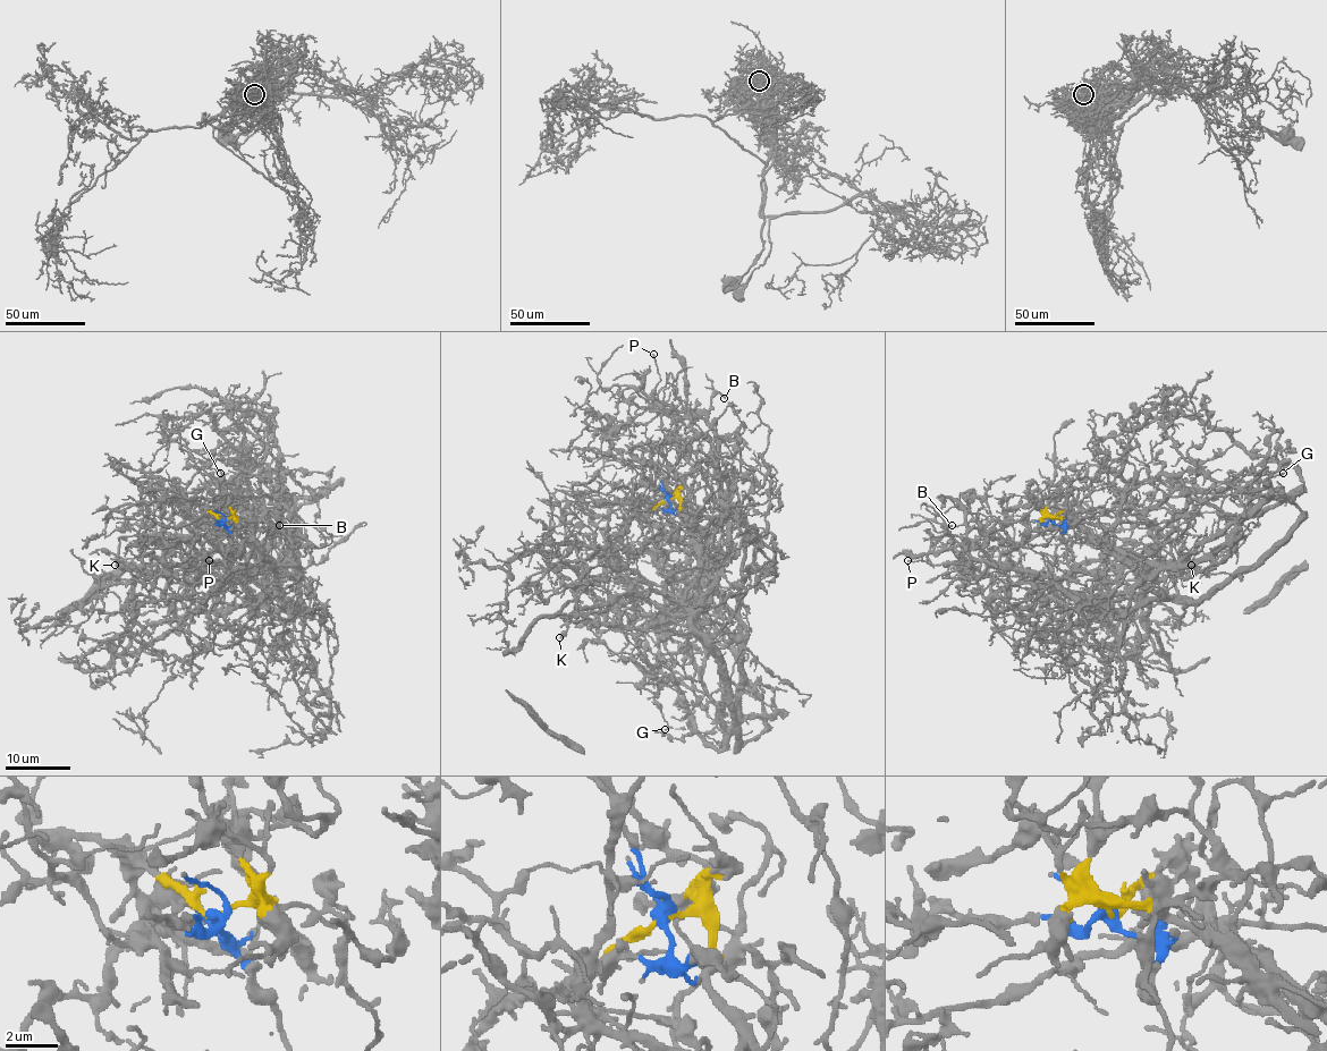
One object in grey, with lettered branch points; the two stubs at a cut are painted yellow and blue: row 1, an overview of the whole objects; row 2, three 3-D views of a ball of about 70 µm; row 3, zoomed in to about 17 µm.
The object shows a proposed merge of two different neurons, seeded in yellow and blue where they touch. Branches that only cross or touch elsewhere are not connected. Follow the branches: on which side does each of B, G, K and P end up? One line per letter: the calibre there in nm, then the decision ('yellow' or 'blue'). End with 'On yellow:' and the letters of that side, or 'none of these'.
B: 170 nm | yellow
G: 120 nm | blue
K: 480 nm | yellow
P: 140 nm | yellow
On yellow: B, K, P

